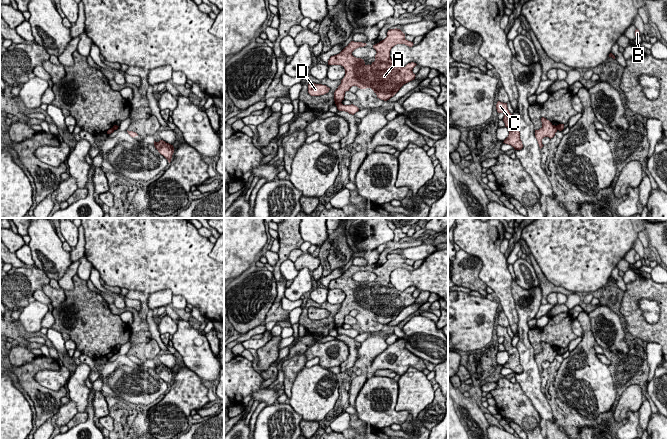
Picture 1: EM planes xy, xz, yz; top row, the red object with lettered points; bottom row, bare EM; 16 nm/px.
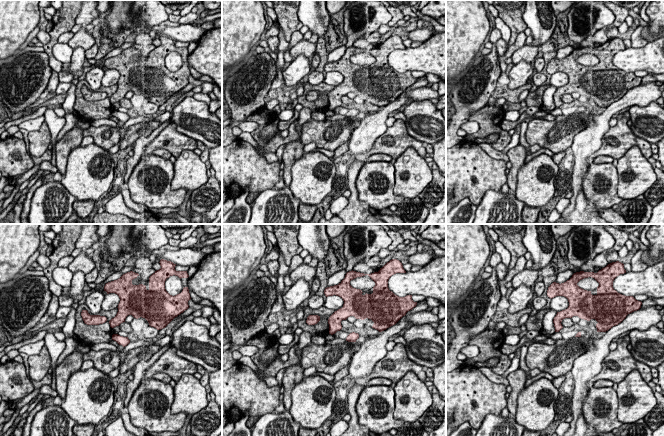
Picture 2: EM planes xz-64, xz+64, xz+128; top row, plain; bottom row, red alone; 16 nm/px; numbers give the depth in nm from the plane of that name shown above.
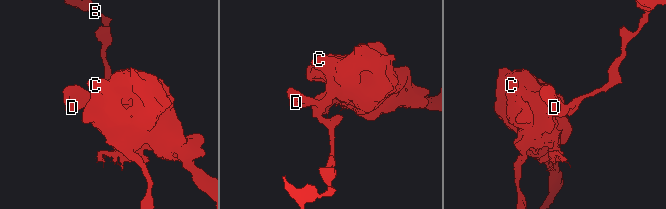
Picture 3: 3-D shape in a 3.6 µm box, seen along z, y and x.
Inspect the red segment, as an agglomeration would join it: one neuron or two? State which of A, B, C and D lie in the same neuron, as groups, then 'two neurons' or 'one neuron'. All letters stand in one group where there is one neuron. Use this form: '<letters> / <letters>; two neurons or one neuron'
A C D / B; two neurons

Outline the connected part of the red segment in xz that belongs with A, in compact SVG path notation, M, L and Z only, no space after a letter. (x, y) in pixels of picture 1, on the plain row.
M390 253L387 261L373 269L376 274L375 285L366 289L364 284L356 282L352 276L367 268L351 265L339 278L331 280L328 289L341 289L345 293L345 300L334 316L335 328L344 324L345 316L352 310L360 313L371 312L377 322L387 325L393 321L400 312L415 303L414 286L405 291L397 290L390 282L391 273L397 268L412 271L414 268L405 263L405 258L400 253Z

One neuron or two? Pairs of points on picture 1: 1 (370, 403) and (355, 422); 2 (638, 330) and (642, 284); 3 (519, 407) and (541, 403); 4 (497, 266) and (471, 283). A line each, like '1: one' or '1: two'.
1: two
2: one
3: two
4: two

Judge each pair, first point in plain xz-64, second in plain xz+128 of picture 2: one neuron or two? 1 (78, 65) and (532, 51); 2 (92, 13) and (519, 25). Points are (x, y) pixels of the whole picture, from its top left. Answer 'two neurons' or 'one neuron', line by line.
1: two neurons
2: two neurons

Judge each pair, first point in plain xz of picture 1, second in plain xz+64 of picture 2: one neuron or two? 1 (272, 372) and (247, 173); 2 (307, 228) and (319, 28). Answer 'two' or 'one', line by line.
1: two
2: one

